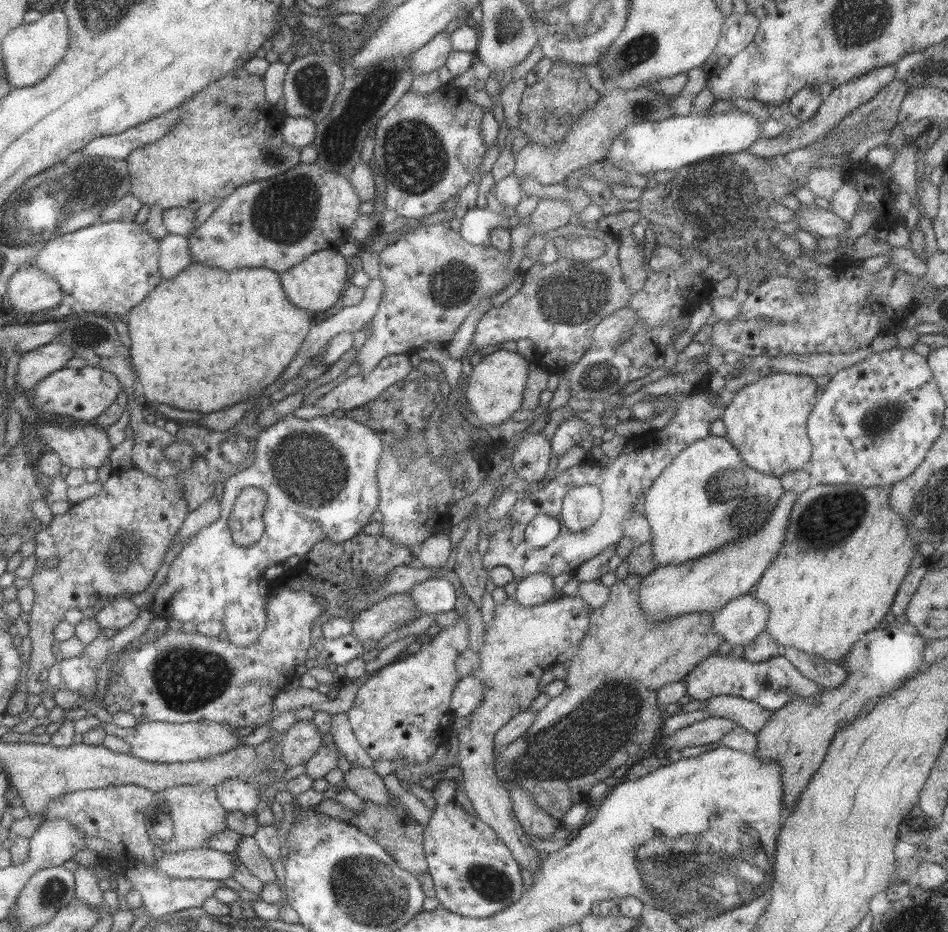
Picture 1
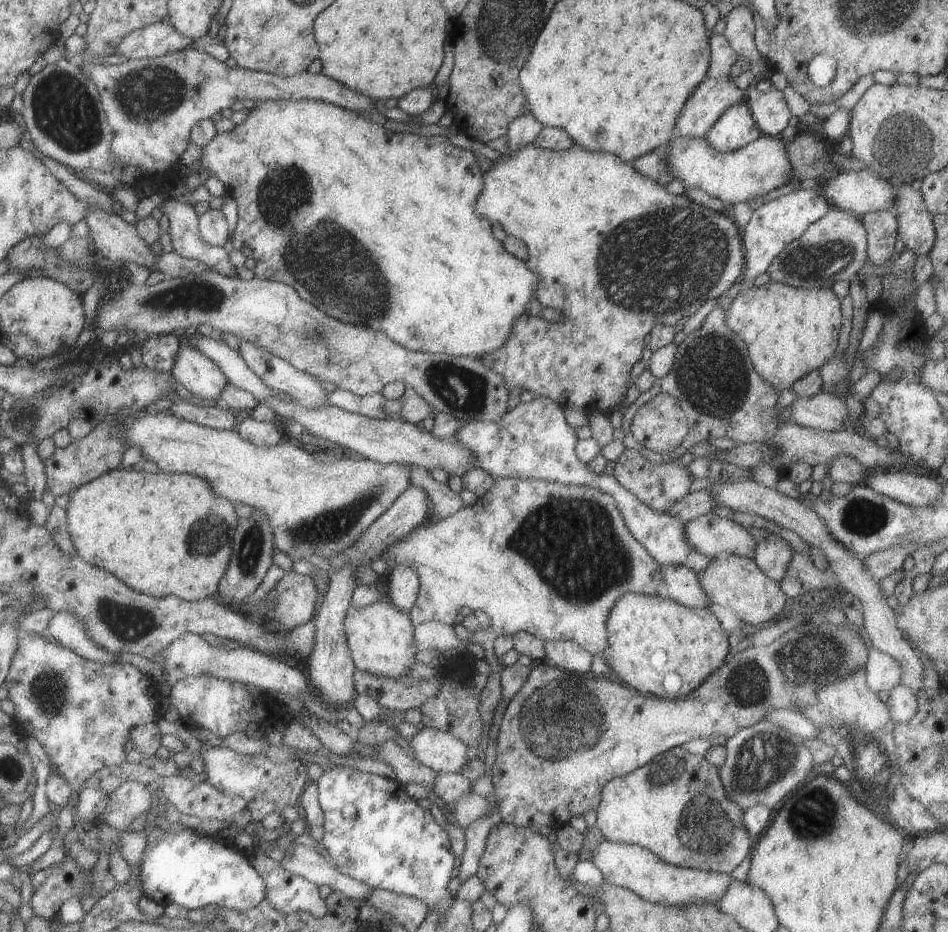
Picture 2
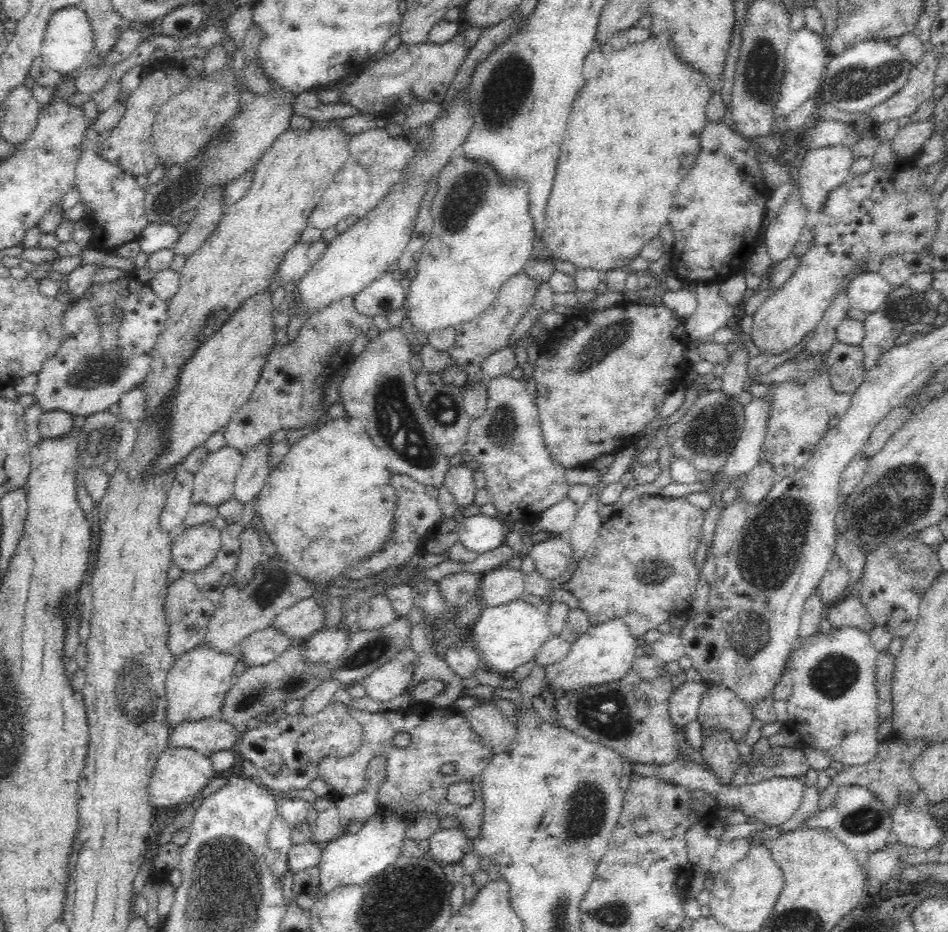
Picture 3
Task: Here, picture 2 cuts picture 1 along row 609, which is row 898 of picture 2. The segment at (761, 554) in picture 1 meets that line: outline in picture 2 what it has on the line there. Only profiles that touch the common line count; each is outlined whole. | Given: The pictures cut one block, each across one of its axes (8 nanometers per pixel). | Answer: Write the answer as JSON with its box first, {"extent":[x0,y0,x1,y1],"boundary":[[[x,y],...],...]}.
{"extent":[591,839,732,906],"boundary":[[[605,839],[591,851],[591,860],[597,870],[601,871],[605,882],[625,887],[637,894],[639,898],[653,904],[663,904],[663,906],[687,906],[697,902],[716,904],[716,901],[725,894],[732,880],[729,874],[725,873],[705,872],[667,864],[659,860],[653,852],[637,844],[609,842]]]}

